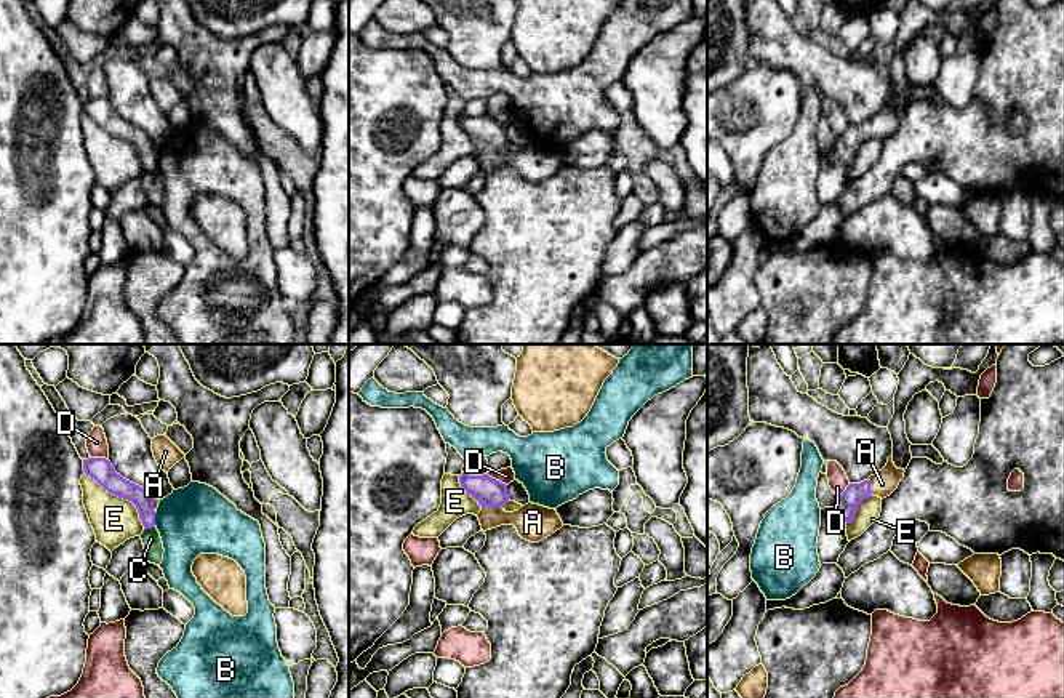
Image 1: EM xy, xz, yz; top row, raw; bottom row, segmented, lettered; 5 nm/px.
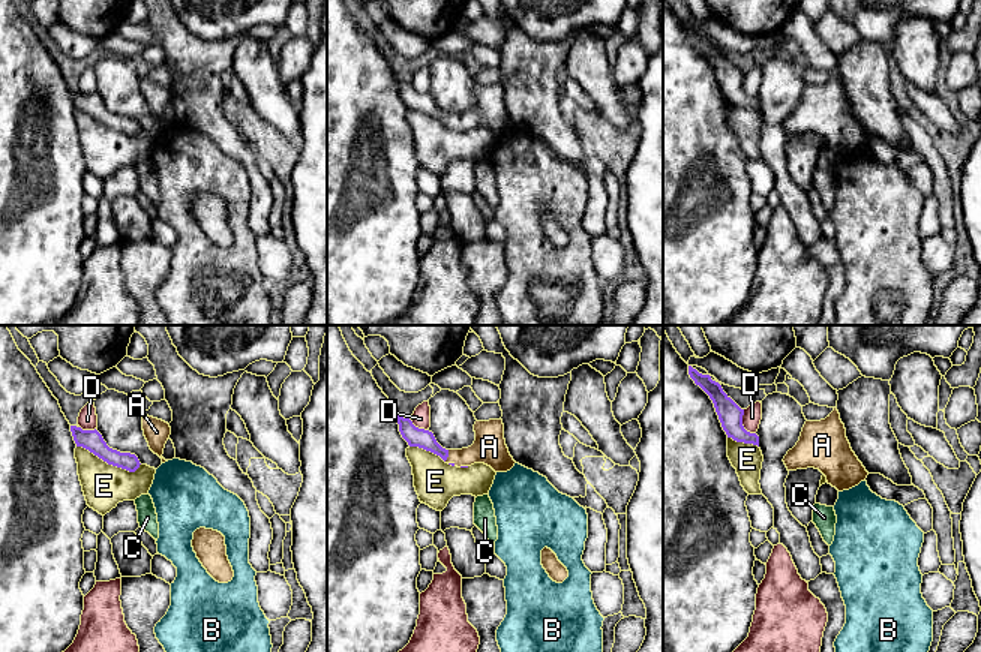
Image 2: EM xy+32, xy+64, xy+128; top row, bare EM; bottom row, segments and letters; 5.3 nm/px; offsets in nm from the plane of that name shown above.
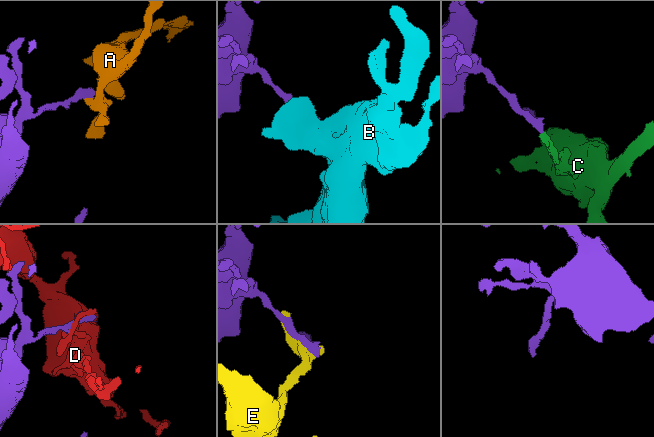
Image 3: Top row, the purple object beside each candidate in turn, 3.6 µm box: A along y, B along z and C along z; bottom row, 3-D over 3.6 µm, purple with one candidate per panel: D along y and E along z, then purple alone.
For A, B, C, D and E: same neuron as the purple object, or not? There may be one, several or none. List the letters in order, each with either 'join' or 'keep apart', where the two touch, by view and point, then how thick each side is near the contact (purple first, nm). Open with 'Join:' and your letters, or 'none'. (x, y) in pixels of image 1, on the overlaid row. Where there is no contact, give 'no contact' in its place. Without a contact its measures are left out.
Join: A
A: join | xz (492, 506) | 150/190 nm
B: keep apart | xy (154, 519) | 100/360 nm
C: keep apart | xy (149, 527) | 100/100 nm
D: keep apart | xz (495, 479) | 150/80 nm
E: keep apart | xy (122, 497) | 120/220 nm

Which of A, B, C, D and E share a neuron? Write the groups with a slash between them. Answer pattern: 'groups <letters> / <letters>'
groups A / B / C / D / E

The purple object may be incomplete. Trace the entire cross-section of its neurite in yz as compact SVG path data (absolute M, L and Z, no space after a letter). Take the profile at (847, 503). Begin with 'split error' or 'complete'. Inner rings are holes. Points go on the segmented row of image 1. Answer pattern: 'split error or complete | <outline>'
split error | M893 456L888 458L886 466L877 474L870 475L861 483L850 483L846 490L837 496L837 514L850 524L858 511L858 506L870 496L886 498L899 485L904 477L904 469L898 469L893 463Z

